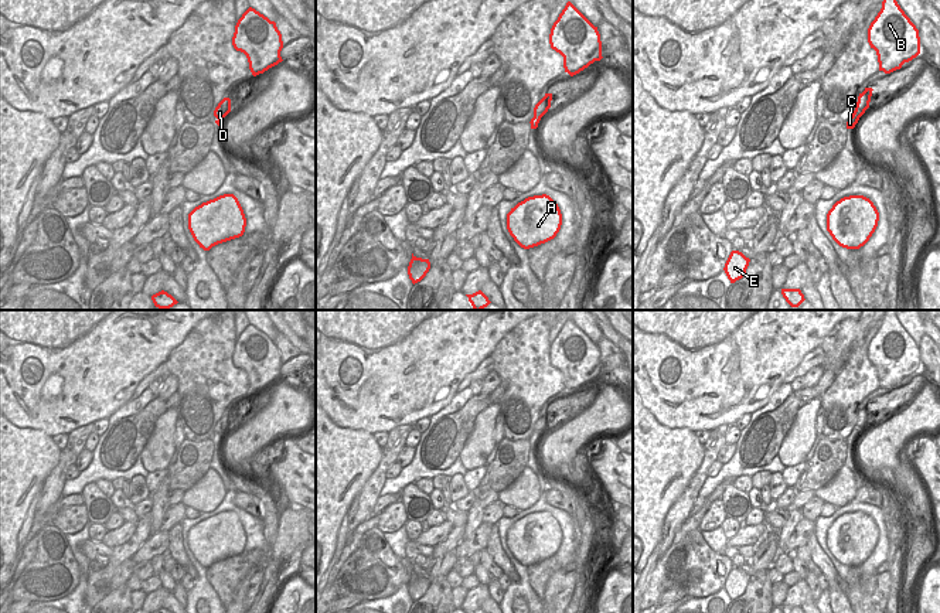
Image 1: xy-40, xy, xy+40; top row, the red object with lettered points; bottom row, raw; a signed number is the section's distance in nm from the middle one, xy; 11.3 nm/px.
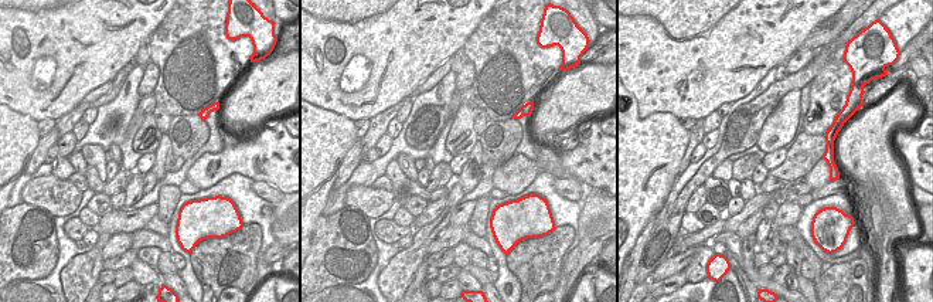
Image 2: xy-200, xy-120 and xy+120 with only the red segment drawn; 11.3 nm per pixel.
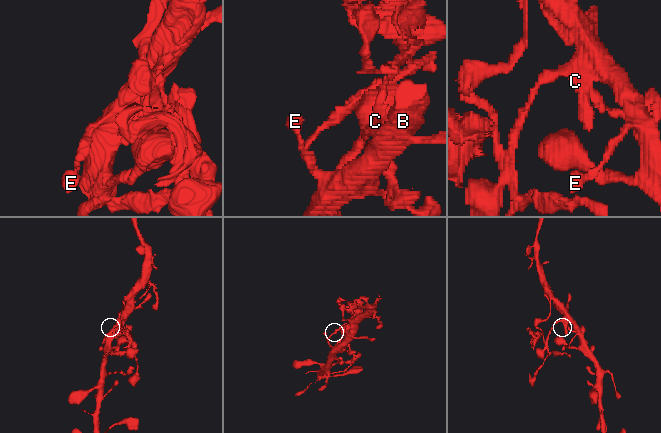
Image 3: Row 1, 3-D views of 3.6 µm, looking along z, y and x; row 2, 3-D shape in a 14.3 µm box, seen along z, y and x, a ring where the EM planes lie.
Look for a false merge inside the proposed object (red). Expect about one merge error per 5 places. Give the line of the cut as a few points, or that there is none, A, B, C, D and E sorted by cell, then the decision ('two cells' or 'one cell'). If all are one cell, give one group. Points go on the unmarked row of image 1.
cut xy (541, 416), (547, 428); groups A B C E / D; two cells

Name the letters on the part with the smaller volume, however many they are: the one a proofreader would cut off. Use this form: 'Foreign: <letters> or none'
Foreign: D

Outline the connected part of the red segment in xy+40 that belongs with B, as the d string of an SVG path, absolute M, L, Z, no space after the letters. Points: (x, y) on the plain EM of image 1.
M896 310L885 311L881 328L868 345L868 360L885 391L900 386L920 371L919 347L898 321Z

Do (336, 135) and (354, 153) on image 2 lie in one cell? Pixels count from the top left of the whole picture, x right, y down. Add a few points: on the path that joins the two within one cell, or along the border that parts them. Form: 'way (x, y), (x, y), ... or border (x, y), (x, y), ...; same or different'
border (358, 139), (344, 156), (339, 175), (334, 179); different

